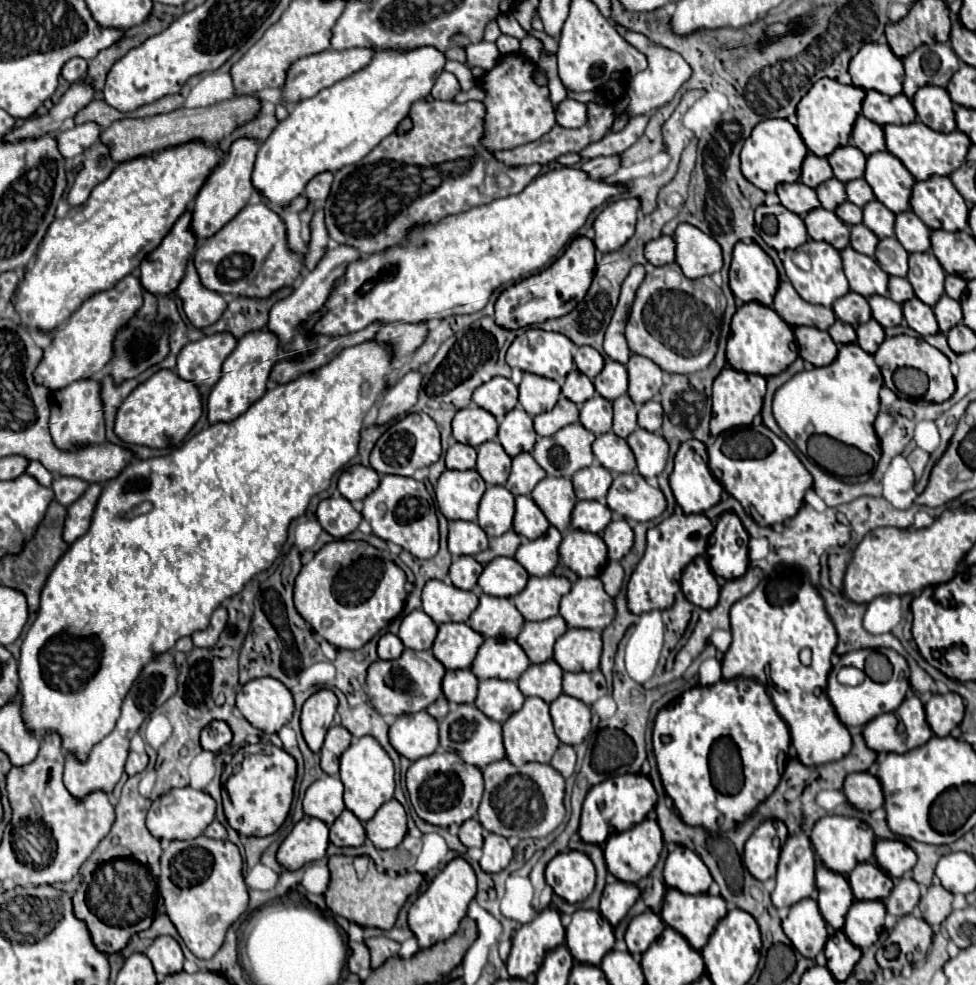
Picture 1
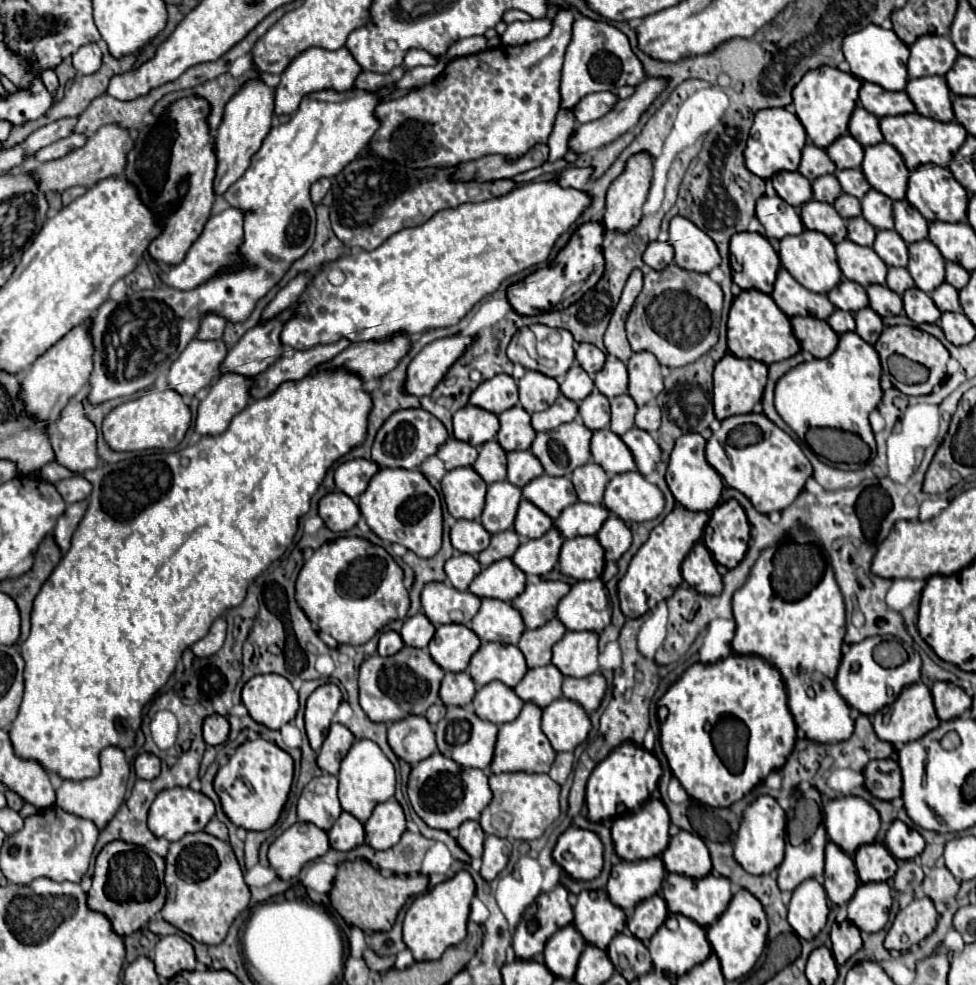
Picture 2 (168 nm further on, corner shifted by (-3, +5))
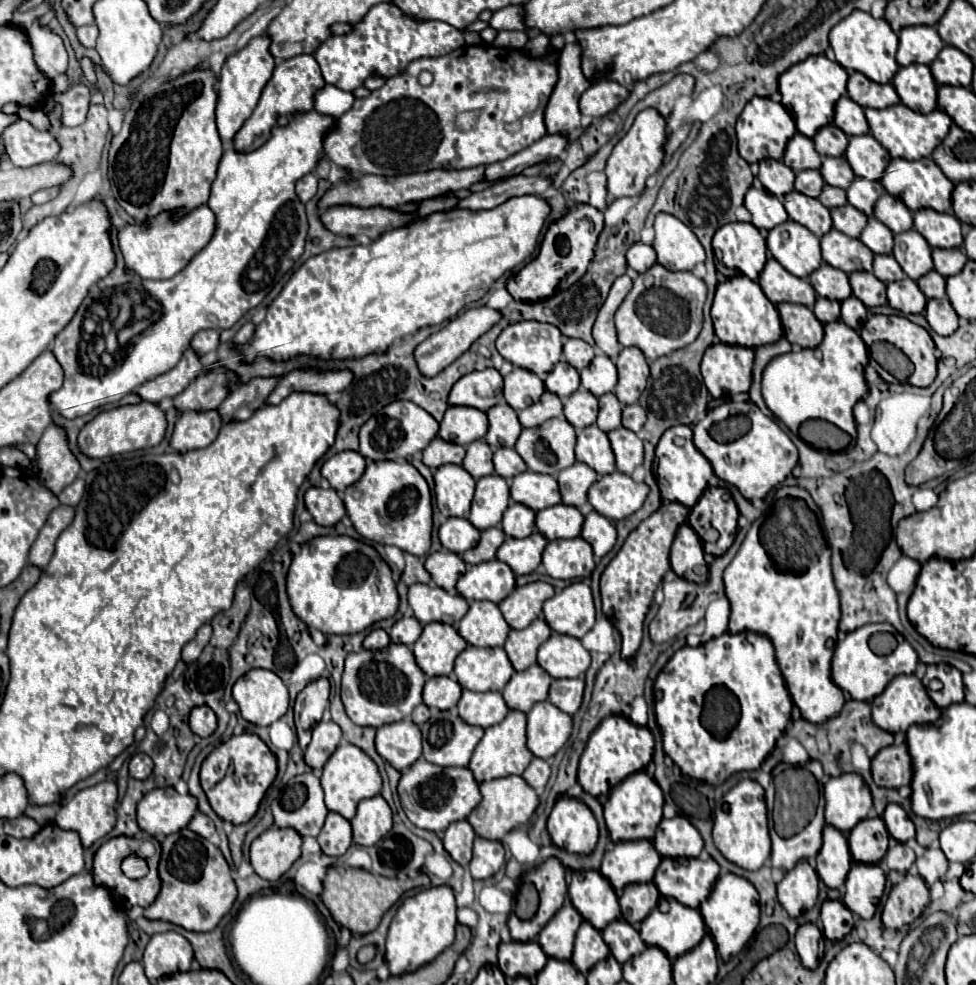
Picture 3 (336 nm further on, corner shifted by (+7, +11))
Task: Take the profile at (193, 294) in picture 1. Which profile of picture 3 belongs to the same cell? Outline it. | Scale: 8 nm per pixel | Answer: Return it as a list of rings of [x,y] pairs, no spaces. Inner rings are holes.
[[[203,329],[191,339],[191,347],[199,355],[205,355],[207,351],[211,351],[217,345],[219,345],[219,331],[215,331],[215,329]]]

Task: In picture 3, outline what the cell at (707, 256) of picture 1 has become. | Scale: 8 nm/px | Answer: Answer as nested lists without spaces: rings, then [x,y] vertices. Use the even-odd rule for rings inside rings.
[[[659,213],[655,217],[657,263],[671,271],[691,271],[697,263],[705,261],[705,249],[695,233],[677,217]]]

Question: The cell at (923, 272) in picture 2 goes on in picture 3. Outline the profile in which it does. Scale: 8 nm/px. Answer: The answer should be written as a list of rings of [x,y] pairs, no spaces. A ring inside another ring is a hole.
[[[915,229],[905,231],[895,235],[895,249],[893,255],[901,269],[909,275],[909,279],[919,281],[919,277],[927,275],[933,269],[933,259],[931,259],[931,247],[923,239],[921,233]]]

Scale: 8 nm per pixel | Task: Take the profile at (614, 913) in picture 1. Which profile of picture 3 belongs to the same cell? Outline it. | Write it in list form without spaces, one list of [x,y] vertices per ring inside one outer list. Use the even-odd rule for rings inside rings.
[[[647,839],[621,841],[621,843],[615,843],[613,851],[605,853],[599,873],[613,885],[613,889],[617,893],[621,893],[631,883],[649,883],[649,881],[653,881],[653,875],[655,875],[659,863],[661,863],[661,855],[657,853],[657,849],[653,847],[651,841],[647,841]]]

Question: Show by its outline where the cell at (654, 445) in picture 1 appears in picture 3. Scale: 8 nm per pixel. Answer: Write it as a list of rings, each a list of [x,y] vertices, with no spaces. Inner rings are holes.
[[[627,427],[613,429],[609,435],[613,453],[615,453],[615,463],[621,473],[631,475],[637,465],[643,463],[643,441]]]

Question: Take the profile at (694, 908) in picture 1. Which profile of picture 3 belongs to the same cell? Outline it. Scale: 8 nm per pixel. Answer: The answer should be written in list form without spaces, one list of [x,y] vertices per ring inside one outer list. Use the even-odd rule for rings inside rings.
[[[665,857],[653,877],[659,893],[681,905],[697,909],[709,895],[719,877],[715,859],[671,859]]]

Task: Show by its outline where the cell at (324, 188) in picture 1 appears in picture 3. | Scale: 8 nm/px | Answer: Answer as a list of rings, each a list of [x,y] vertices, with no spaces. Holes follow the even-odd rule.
[[[309,173],[309,175],[305,175],[303,179],[297,181],[297,195],[303,203],[313,199],[315,193],[317,193],[317,177],[313,173]]]

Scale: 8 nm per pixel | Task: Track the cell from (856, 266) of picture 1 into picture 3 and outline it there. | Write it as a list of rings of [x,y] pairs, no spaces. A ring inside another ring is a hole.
[[[831,229],[827,235],[821,237],[821,253],[825,263],[845,273],[873,269],[871,249],[867,249],[859,239],[851,239],[837,229]]]

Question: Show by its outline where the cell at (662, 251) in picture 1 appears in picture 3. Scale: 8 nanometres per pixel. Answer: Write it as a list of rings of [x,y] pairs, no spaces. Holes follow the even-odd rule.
[[[637,241],[637,243],[631,245],[629,251],[627,251],[627,263],[629,263],[629,267],[633,267],[637,273],[645,273],[651,265],[655,265],[655,261],[657,261],[657,253],[655,253],[653,245],[647,245],[647,243]]]

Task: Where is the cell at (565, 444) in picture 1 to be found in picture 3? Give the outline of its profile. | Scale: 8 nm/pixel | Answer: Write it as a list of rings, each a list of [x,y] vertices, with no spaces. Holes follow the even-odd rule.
[[[555,417],[539,427],[523,429],[515,451],[535,473],[557,475],[575,463],[575,427],[565,417]]]

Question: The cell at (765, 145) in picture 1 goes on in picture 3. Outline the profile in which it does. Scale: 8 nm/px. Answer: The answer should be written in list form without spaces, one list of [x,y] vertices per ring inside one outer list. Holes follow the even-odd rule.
[[[753,97],[743,113],[737,119],[737,139],[739,139],[739,155],[749,163],[759,163],[761,159],[781,159],[787,147],[787,141],[797,133],[795,121],[789,111],[767,97]]]

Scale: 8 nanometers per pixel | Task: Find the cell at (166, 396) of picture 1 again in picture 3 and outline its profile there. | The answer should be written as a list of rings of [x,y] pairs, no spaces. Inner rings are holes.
[[[139,401],[135,405],[121,405],[121,407],[113,407],[97,413],[79,433],[79,449],[91,459],[99,459],[107,455],[155,447],[165,437],[165,431],[167,431],[165,411],[157,403]]]

